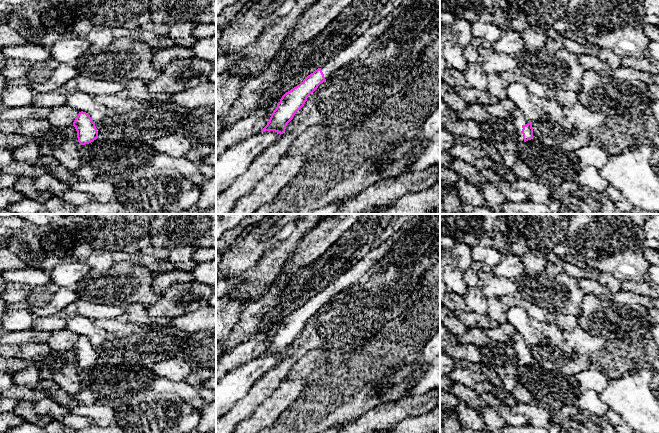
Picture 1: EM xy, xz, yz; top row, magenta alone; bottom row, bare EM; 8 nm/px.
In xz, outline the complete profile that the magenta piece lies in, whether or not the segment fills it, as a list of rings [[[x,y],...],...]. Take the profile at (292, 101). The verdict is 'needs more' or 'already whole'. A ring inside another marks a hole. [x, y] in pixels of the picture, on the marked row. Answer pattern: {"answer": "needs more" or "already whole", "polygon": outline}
{"answer": "needs more", "polygon": [[[389,13],[377,24],[367,29],[361,37],[354,40],[345,49],[327,61],[321,68],[308,75],[299,85],[286,92],[261,132],[275,131],[280,135],[283,134],[287,124],[293,119],[296,112],[304,106],[308,96],[337,69],[359,56],[376,38],[381,36],[390,27],[393,20],[394,16]]]}

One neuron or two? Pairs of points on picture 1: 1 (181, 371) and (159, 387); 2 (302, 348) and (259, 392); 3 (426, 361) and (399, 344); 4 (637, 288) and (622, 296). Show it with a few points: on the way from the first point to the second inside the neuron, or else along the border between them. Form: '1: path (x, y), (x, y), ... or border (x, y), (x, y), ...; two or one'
1: border (157, 377), (174, 381), (183, 380); two
2: path (293, 359), (270, 382); one
3: border (426, 341), (419, 353), (411, 361), (405, 363); two
4: border (622, 290), (628, 290), (648, 297); two

